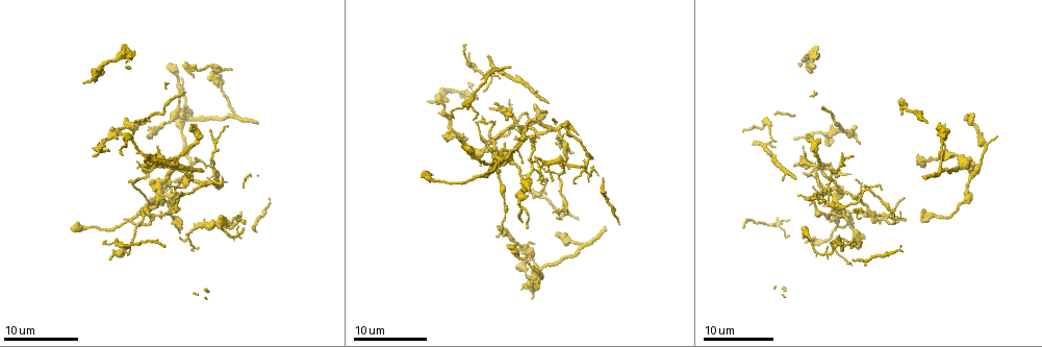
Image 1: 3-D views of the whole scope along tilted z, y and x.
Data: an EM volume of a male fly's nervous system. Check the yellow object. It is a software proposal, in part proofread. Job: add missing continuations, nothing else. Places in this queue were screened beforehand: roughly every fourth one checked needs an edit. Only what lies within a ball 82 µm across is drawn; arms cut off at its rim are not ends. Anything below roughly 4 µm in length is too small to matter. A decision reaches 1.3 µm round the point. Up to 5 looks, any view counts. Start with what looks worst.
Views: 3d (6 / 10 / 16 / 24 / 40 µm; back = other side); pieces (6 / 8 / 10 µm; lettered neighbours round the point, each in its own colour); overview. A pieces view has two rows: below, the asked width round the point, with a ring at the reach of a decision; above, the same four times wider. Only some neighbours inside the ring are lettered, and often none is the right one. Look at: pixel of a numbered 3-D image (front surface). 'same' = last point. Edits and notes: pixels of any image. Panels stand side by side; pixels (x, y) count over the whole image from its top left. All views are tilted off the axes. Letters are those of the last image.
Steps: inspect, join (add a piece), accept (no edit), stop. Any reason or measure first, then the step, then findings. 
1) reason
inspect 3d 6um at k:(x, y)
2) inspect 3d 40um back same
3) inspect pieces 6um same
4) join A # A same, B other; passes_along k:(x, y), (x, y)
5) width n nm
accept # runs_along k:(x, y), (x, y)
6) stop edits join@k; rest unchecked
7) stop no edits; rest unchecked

an open end
inspect 3d 24um at 1:(497, 235)

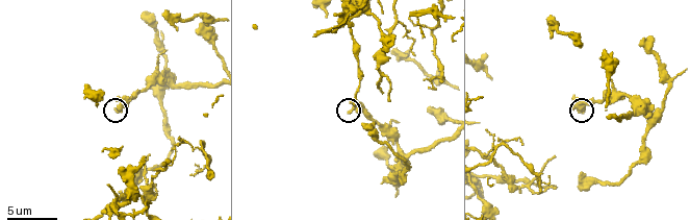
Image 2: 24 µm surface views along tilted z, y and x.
what lies round it
inspect pieces 10um at 2:(114, 110)

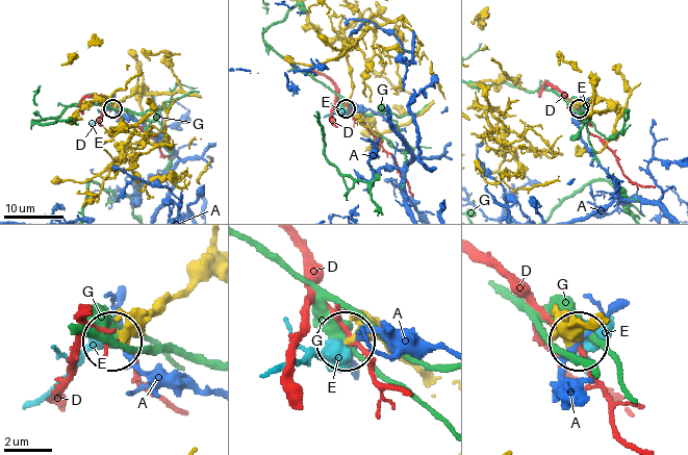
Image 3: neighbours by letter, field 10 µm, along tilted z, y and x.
accept # A other, D other, E other, G other; no lettered piece goes on from it

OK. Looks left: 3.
thin end
inspect 3d 10um at 2:(380, 93)

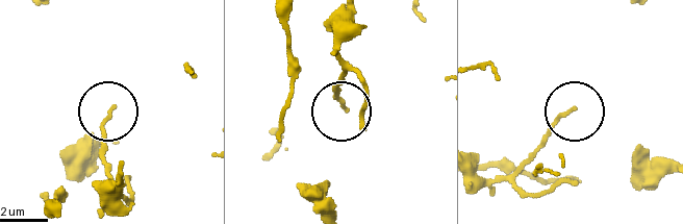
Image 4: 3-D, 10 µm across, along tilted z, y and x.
inspect pieces 6um at 4:(573, 109)

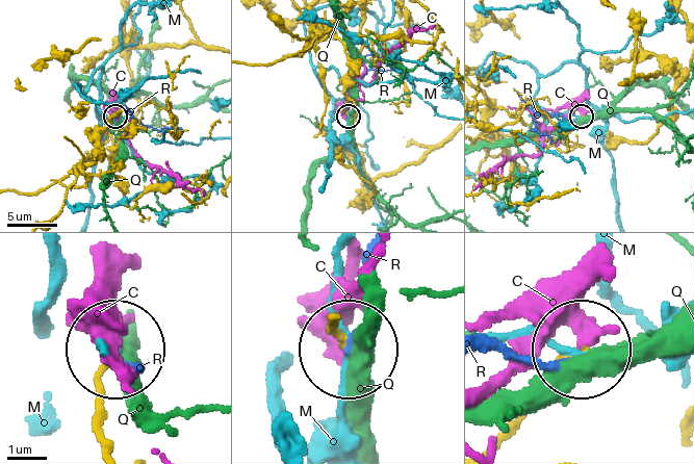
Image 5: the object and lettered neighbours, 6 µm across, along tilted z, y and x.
accept # C other, M other, Q other, R other; no lettered piece goes on from it

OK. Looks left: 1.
stop no edits; rest unchecked

